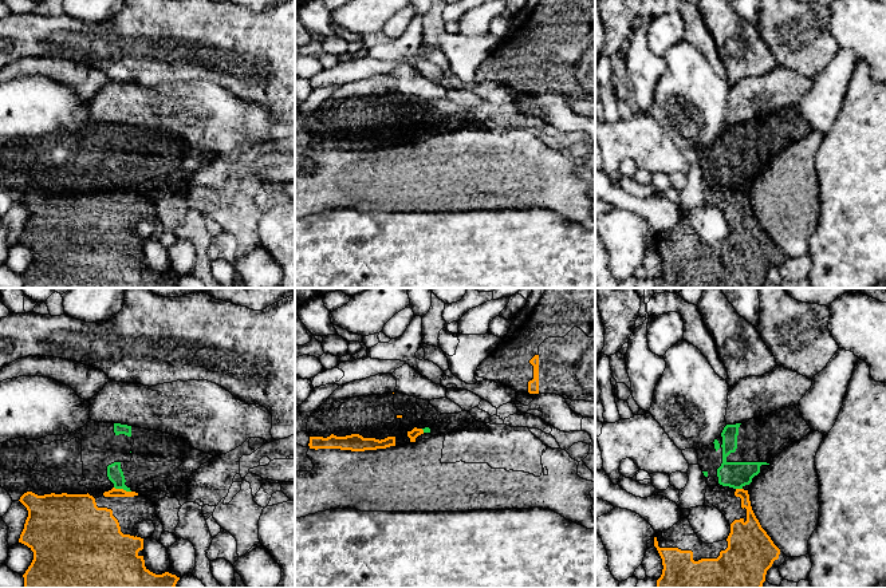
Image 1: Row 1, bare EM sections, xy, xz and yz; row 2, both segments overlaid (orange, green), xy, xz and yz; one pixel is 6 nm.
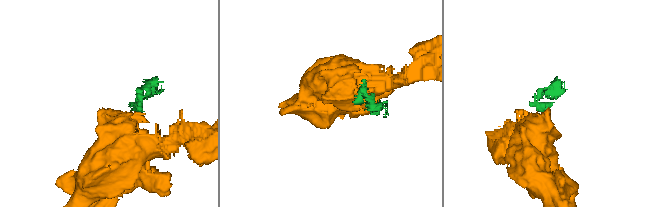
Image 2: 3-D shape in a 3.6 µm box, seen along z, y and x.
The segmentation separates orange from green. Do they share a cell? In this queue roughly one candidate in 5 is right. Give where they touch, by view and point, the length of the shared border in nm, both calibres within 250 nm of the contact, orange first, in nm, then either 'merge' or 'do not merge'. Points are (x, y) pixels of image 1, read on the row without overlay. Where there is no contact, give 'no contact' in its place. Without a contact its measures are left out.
meets orange in xy at (122, 189); contact 110 nm long; 50 nm thick on the orange side, 90 nm on the other; do not merge

